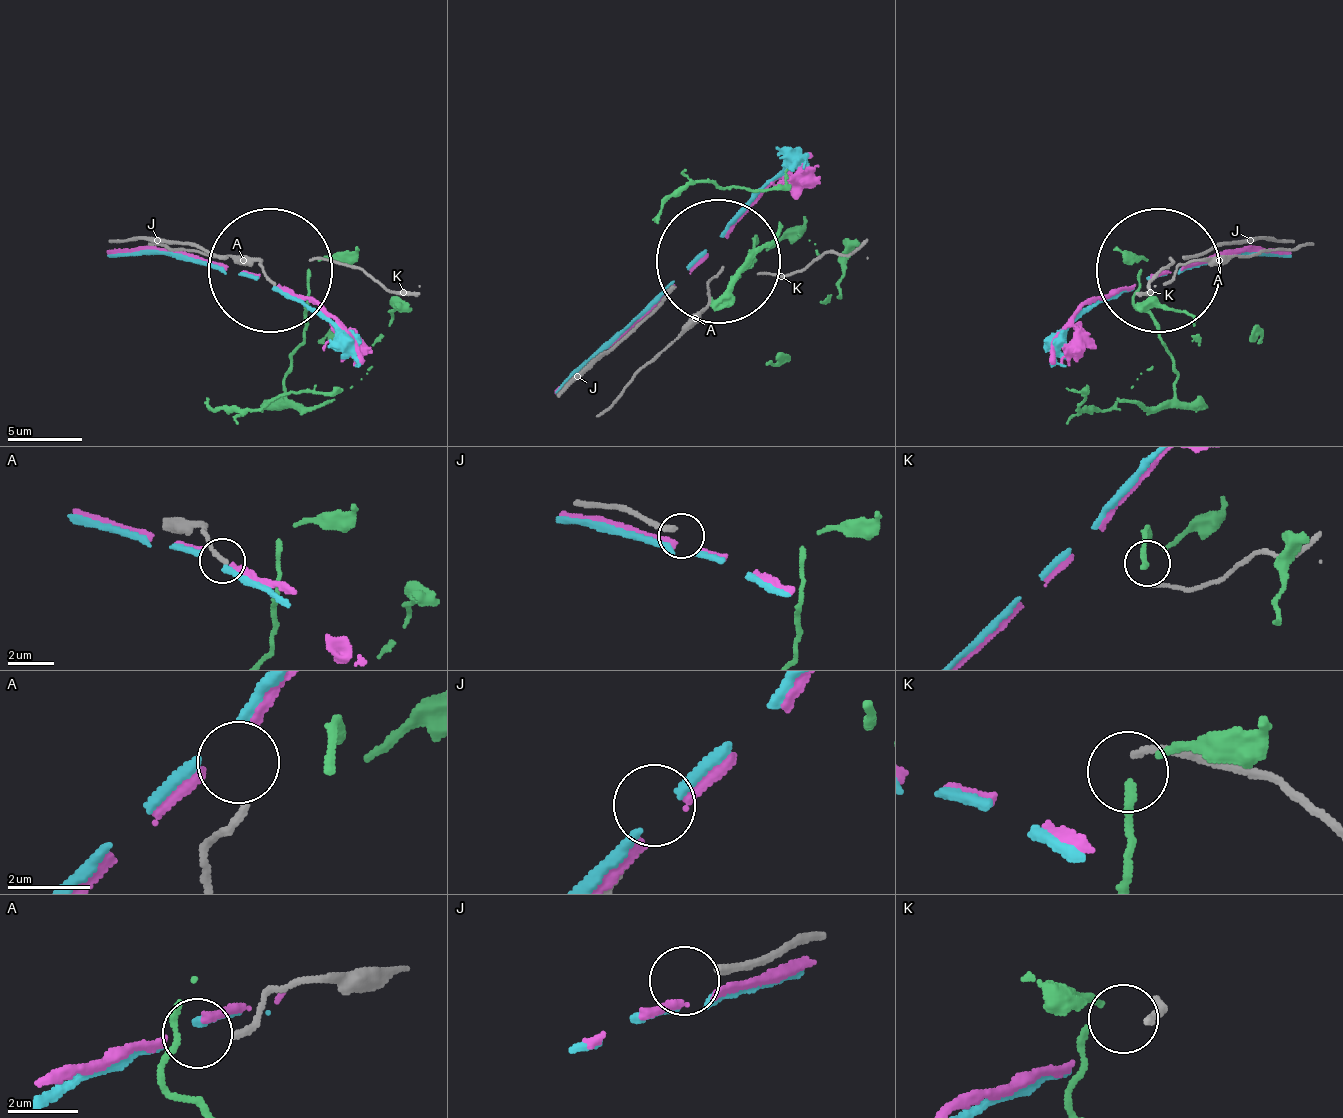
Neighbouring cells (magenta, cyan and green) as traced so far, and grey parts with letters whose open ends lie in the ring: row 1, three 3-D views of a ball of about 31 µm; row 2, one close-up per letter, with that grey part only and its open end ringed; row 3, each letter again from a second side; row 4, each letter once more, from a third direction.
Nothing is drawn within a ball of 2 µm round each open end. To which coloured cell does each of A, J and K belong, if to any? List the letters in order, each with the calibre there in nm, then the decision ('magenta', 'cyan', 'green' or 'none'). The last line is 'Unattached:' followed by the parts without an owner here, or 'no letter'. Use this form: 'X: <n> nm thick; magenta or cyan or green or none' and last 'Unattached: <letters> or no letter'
A: 190 nm thick; none
J: 260 nm thick; none
K: 170 nm thick; green
Unattached: A, J

